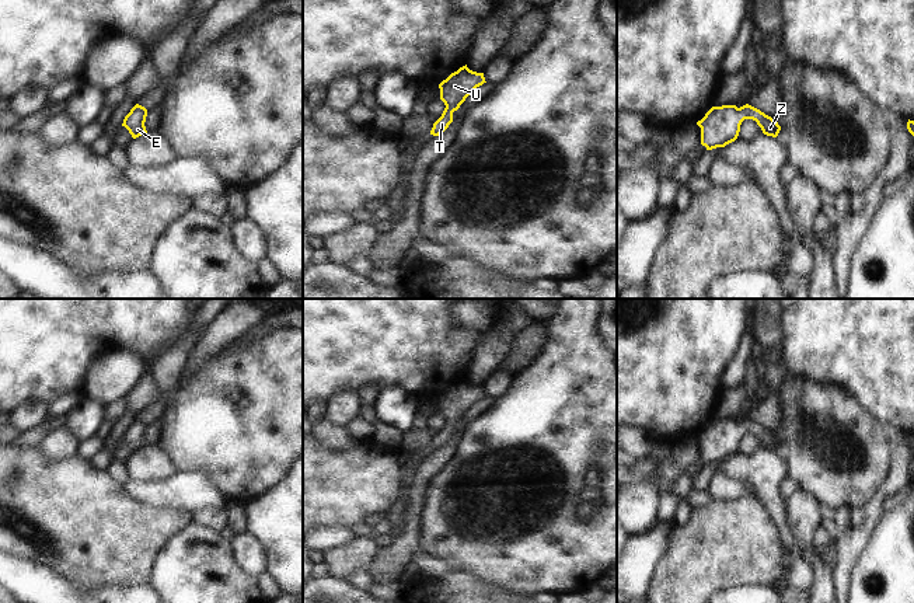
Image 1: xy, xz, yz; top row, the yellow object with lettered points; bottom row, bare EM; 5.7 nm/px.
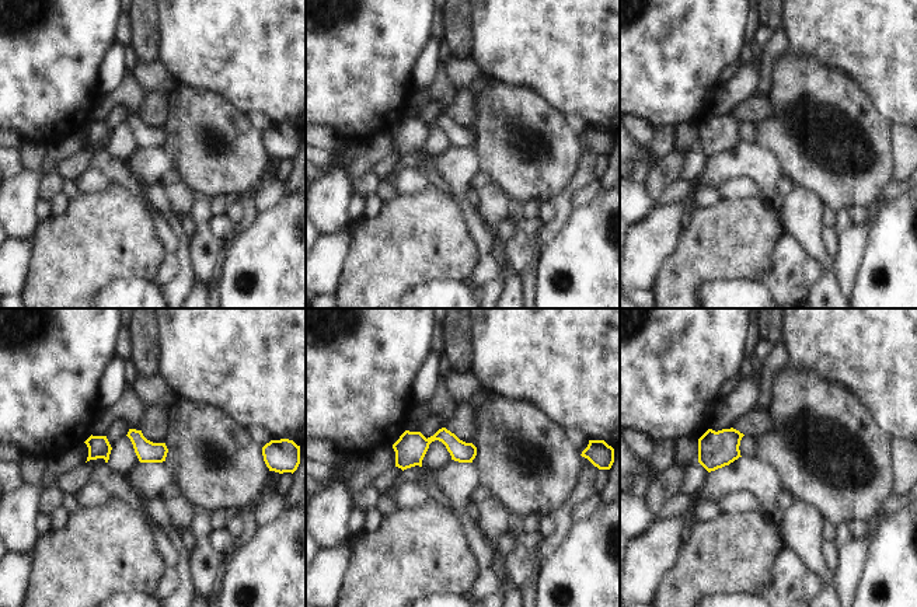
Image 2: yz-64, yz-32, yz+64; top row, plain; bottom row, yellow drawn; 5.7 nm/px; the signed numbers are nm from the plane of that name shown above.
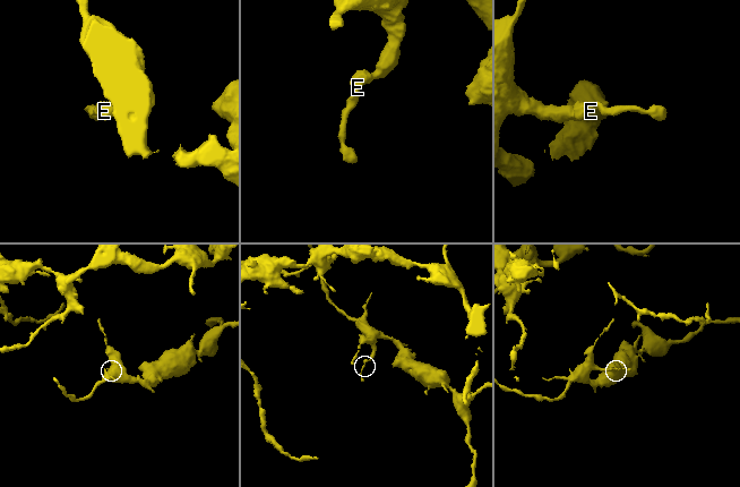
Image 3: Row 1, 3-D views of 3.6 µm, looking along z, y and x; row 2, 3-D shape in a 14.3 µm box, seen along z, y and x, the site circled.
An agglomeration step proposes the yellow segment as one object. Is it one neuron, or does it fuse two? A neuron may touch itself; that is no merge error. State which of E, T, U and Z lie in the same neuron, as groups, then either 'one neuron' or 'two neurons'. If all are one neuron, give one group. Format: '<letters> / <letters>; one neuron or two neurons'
E T U Z; one neuron

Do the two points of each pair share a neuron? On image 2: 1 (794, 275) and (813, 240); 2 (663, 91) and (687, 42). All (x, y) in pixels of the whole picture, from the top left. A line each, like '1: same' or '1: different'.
1: different
2: same

